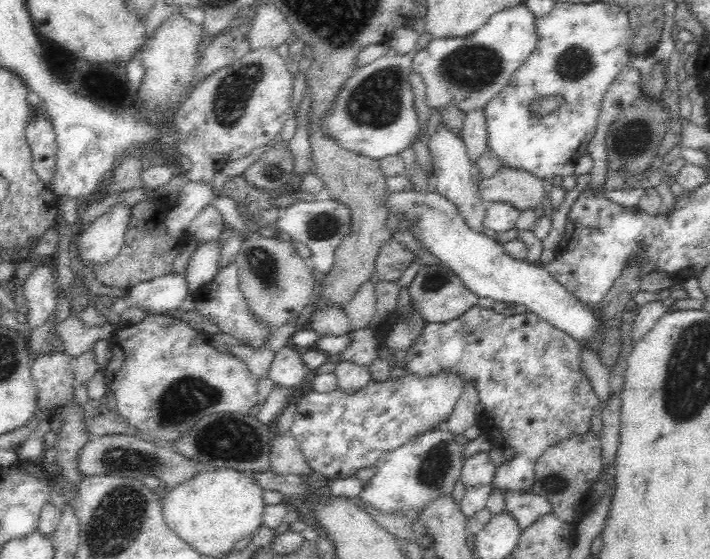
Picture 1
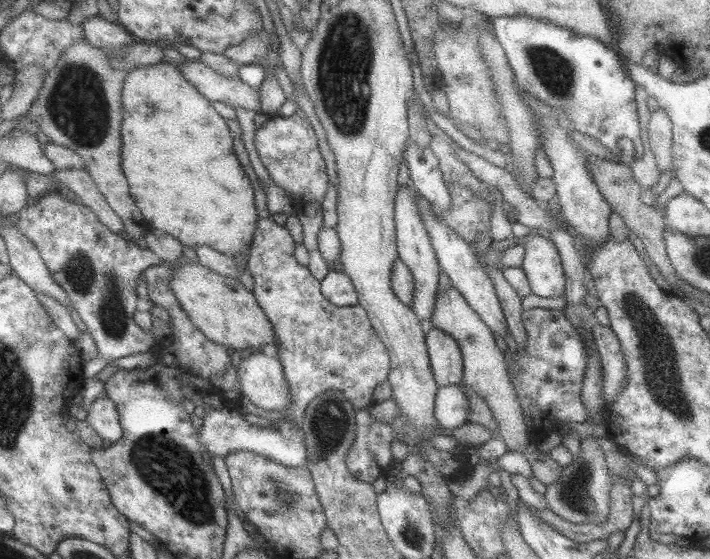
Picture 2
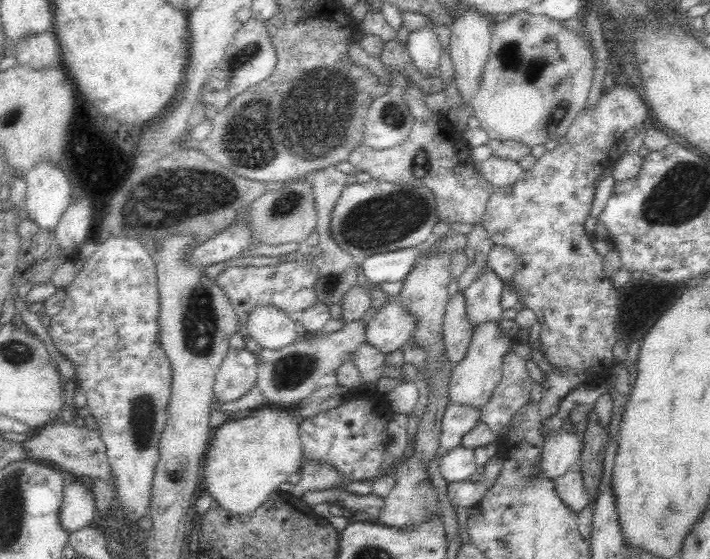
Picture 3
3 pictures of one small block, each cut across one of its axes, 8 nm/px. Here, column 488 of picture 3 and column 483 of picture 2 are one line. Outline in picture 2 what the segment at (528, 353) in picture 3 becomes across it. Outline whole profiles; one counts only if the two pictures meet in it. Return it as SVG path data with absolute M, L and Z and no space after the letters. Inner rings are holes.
M450 286L441 291L434 302L434 307L430 316L433 327L446 332L456 343L462 358L462 382L463 386L475 391L487 406L491 409L495 422L497 422L497 437L505 442L506 449L521 453L527 460L531 468L531 474L541 484L549 486L559 480L559 474L563 468L559 467L549 455L538 452L537 447L530 443L528 428L523 424L521 407L518 406L514 388L510 383L510 376L506 371L501 350L497 348L493 339L492 330L477 316L474 310L465 302L461 293Z

